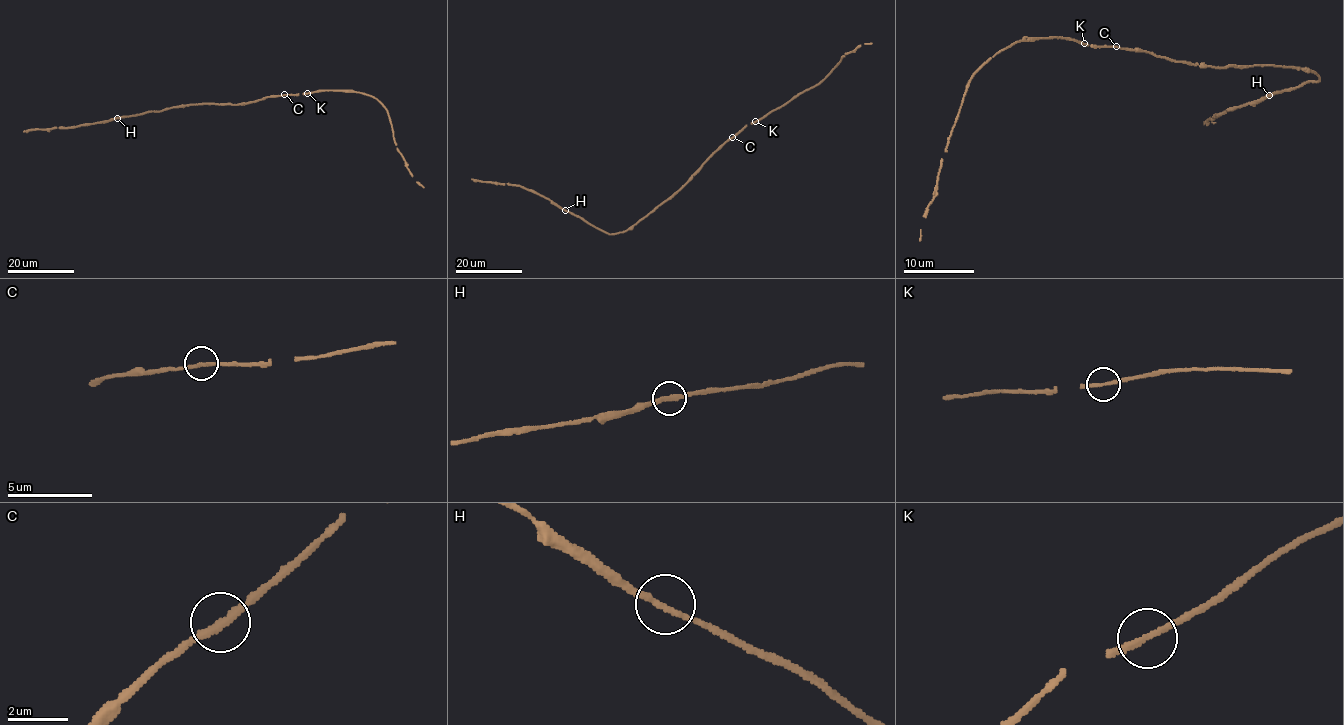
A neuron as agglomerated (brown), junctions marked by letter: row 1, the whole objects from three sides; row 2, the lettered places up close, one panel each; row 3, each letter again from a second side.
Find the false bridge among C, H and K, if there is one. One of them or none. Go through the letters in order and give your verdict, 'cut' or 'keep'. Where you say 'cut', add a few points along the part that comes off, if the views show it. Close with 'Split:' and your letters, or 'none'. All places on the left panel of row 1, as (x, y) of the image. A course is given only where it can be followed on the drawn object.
C: keep
H: keep
K: keep
Split: none

